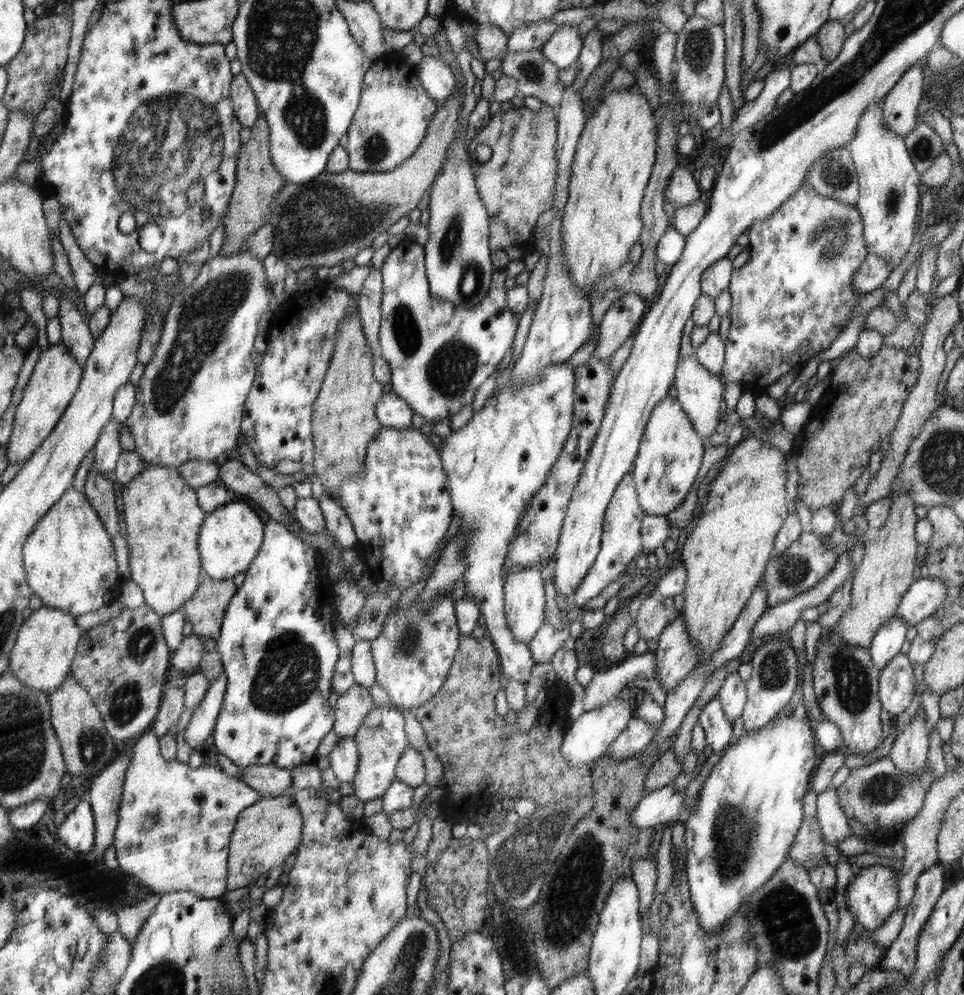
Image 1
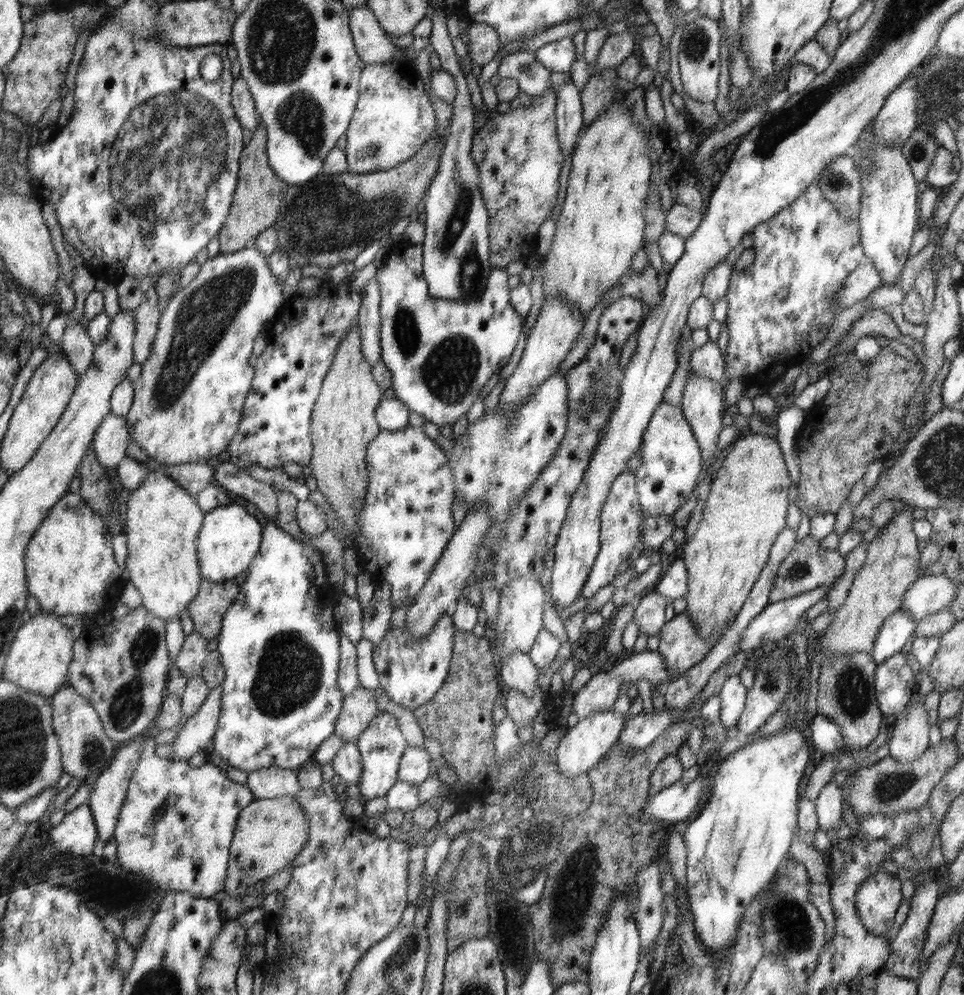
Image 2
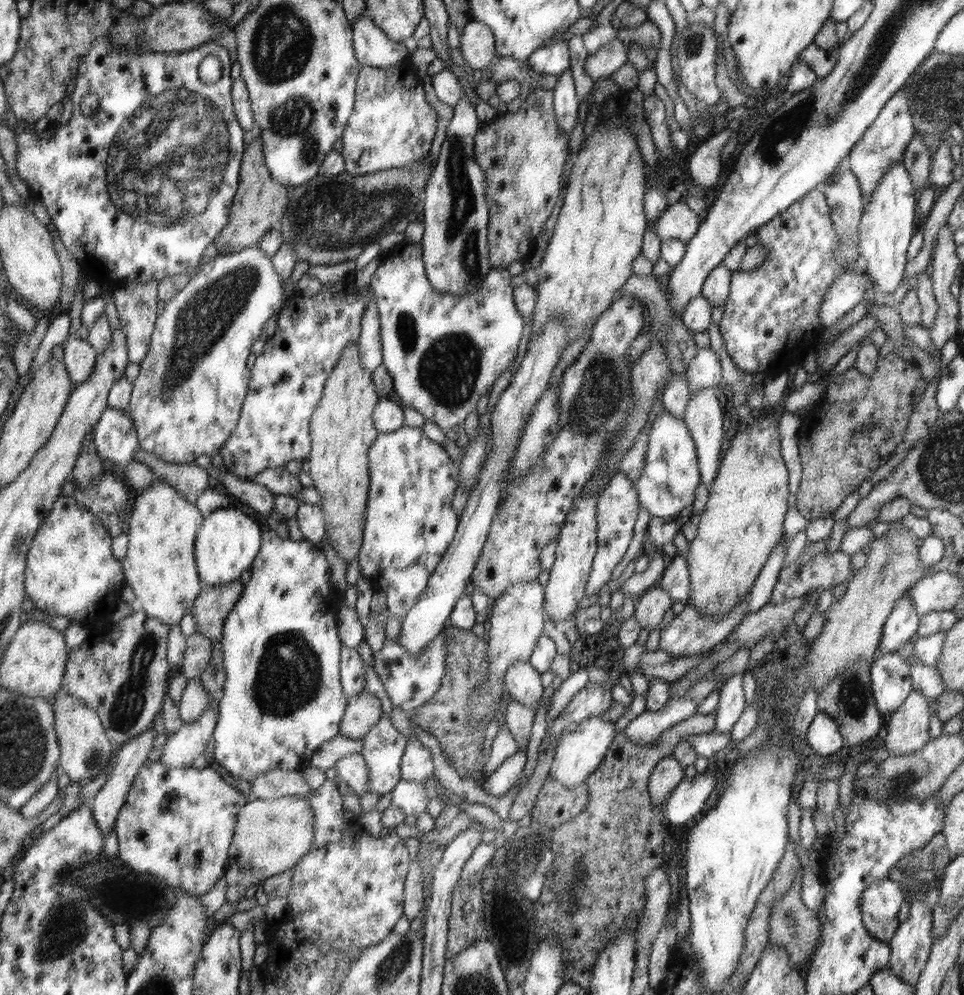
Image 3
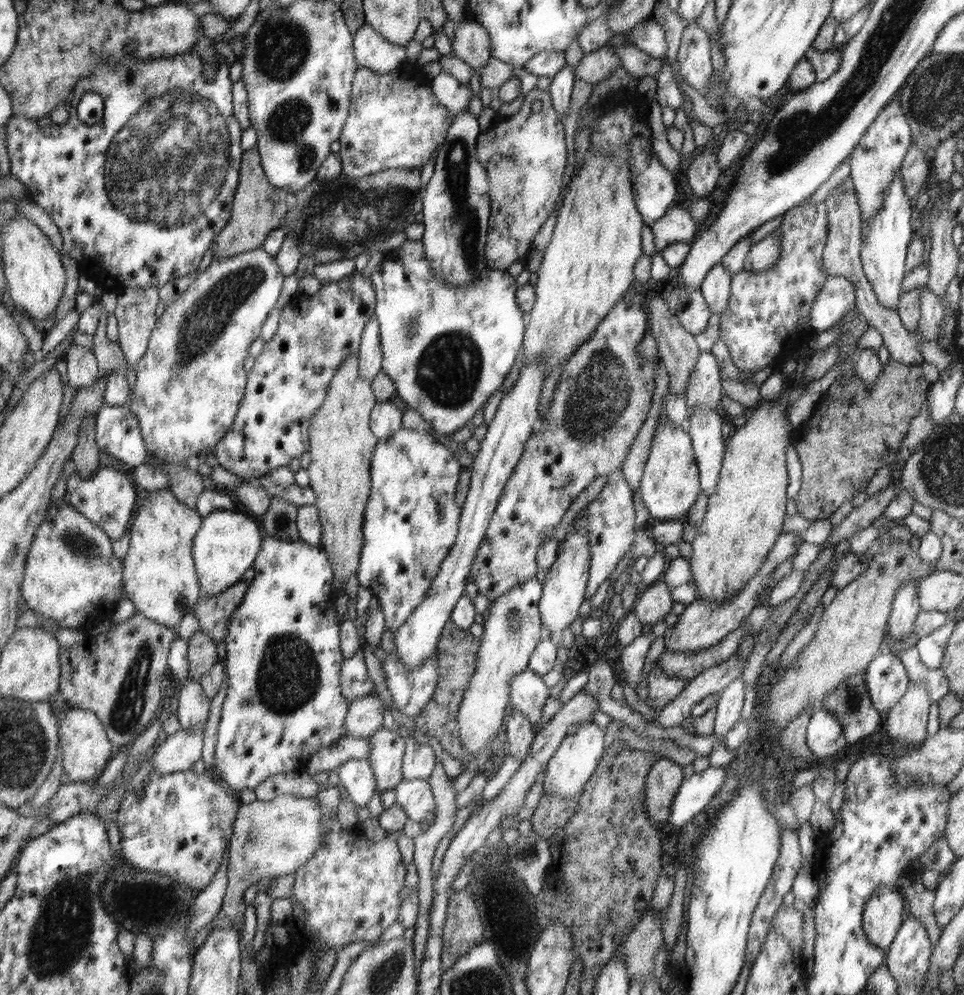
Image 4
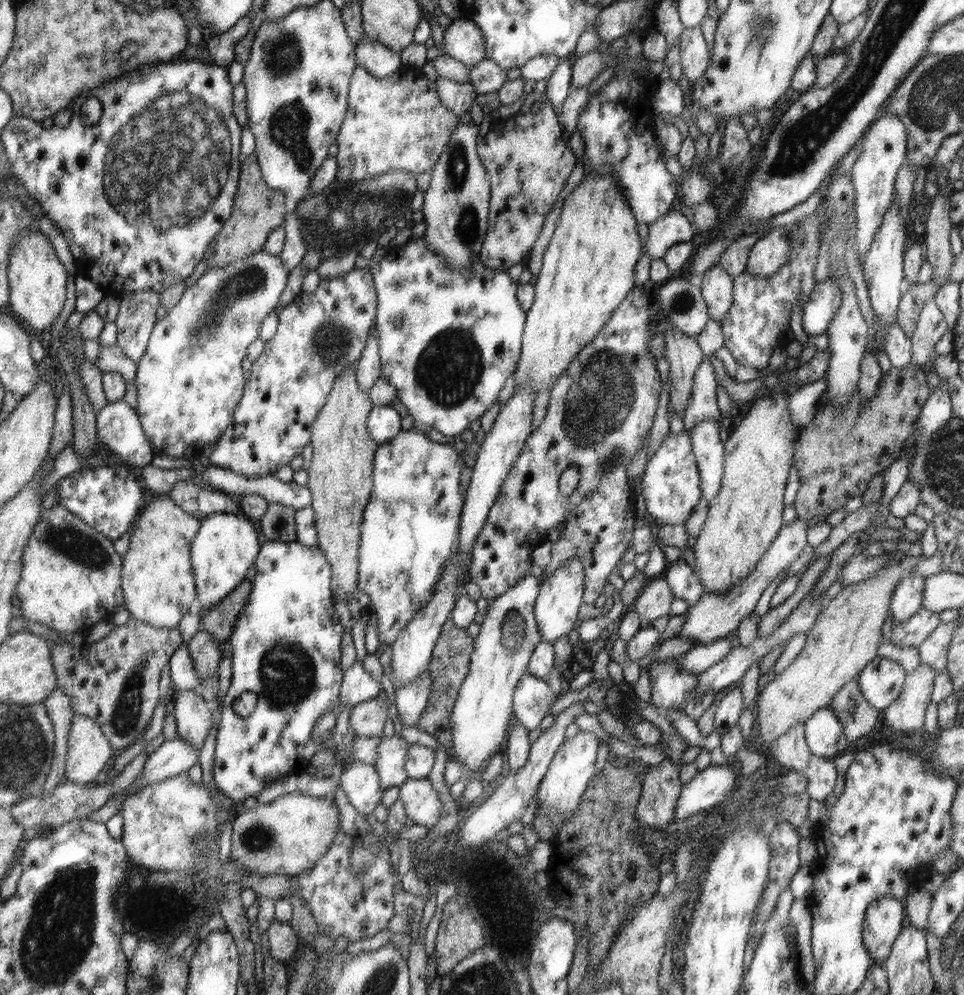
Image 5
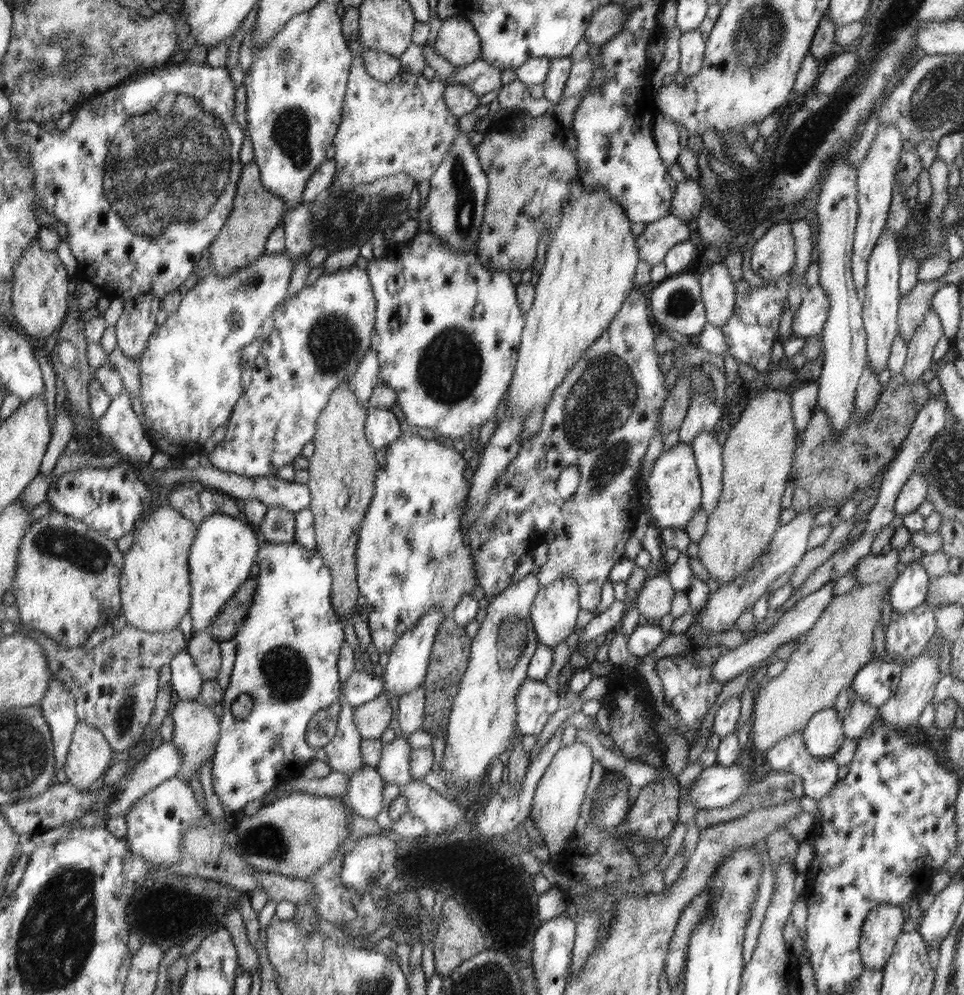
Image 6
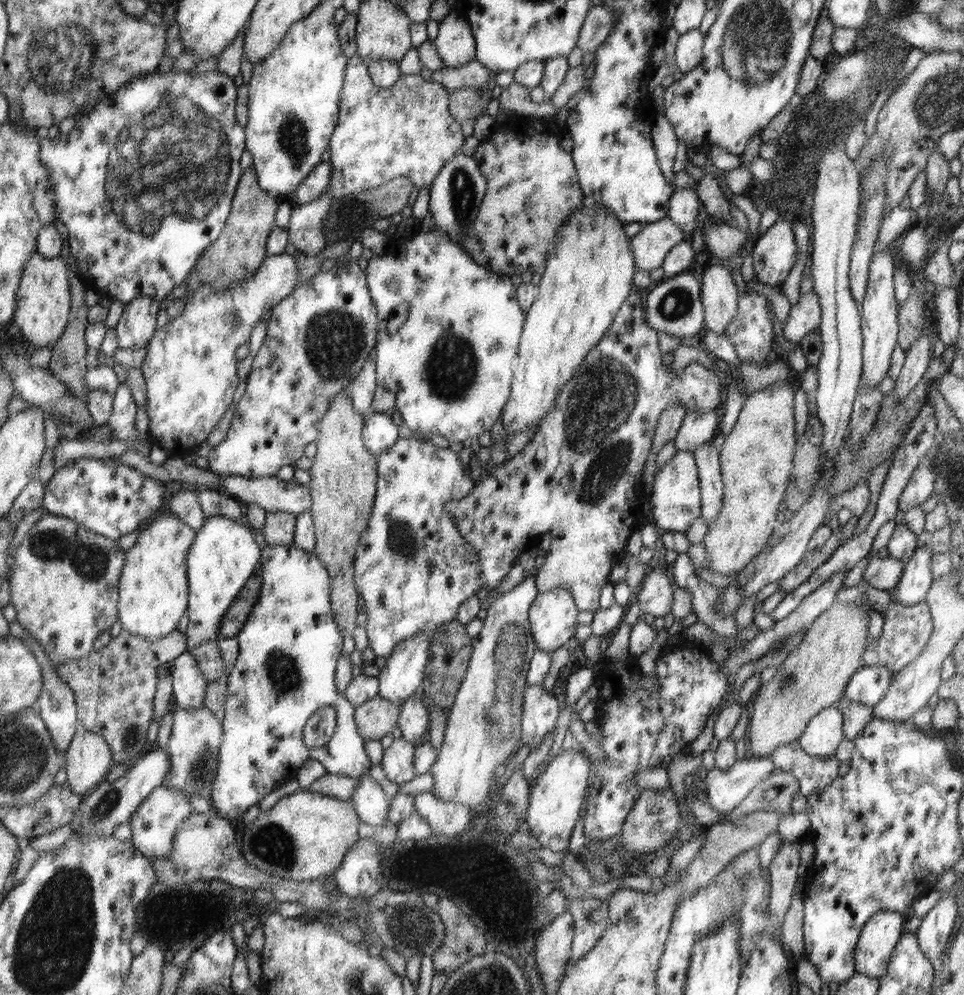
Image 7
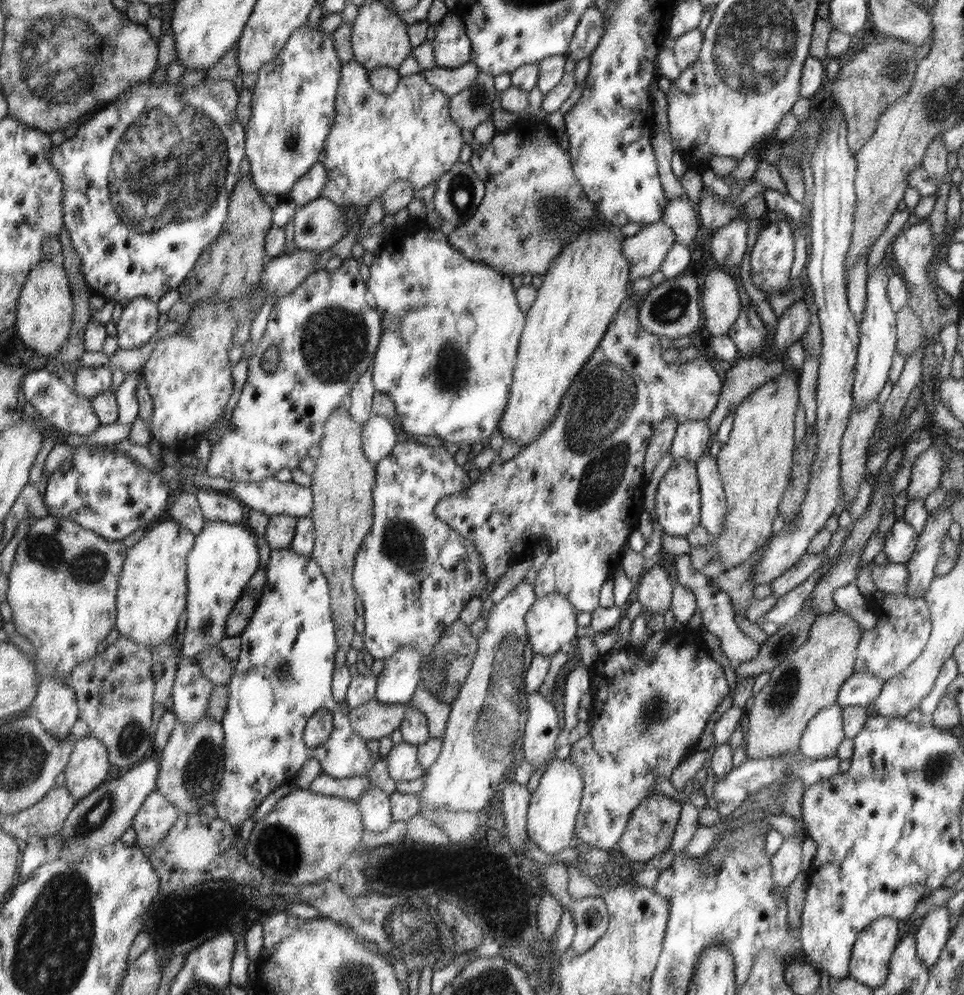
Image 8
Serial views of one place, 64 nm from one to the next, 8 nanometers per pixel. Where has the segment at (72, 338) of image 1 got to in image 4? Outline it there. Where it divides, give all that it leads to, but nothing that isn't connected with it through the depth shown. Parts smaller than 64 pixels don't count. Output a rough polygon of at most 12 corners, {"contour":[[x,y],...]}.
{"contour":[[72,343],[64,356],[72,389],[94,387],[102,372],[92,349]]}

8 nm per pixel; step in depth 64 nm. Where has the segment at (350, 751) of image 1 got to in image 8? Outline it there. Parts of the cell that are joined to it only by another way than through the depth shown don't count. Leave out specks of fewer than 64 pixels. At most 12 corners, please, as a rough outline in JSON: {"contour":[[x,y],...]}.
{"contour":[[370,785],[357,800],[366,830],[392,825],[389,795]]}

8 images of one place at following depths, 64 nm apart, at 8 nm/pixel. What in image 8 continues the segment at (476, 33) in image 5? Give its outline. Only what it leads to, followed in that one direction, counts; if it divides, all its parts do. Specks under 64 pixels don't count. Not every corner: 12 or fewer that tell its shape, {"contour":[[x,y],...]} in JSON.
{"contour":[[450,13],[436,26],[436,67],[470,61],[465,22]]}

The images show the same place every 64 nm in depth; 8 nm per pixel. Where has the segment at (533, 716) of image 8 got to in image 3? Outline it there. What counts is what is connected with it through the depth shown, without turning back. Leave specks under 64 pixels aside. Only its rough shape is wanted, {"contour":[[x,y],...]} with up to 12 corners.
{"contour":[[529,660],[510,668],[512,699],[537,712],[545,687]]}

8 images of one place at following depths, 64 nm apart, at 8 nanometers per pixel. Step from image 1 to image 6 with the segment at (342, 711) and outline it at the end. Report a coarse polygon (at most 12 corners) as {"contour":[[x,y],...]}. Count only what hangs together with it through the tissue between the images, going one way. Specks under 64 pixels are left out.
{"contour":[[383,692],[355,707],[354,724],[363,739],[380,739],[392,722]]}

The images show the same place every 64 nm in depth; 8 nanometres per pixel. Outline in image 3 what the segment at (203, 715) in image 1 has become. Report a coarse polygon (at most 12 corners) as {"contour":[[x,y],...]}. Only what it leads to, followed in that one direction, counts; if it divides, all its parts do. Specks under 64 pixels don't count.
{"contour":[[217,715],[205,716],[168,736],[160,761],[189,767],[213,737]]}

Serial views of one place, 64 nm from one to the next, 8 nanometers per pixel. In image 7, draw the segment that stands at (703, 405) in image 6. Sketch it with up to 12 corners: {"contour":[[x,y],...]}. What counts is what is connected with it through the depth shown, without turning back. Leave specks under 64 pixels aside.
{"contour":[[721,410],[689,412],[675,437],[693,454],[719,433]]}

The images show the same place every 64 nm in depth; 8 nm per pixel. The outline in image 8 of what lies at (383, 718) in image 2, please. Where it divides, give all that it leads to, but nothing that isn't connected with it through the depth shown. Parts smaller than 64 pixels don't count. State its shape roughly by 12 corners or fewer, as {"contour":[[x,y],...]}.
{"contour":[[394,743],[385,758],[395,781],[425,776],[416,745]]}

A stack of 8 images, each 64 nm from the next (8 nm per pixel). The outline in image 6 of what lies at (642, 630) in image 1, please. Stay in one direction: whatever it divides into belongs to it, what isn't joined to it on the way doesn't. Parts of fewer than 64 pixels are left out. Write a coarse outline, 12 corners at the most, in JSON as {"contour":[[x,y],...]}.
{"contour":[[651,573],[636,606],[653,622],[670,612],[668,576]]}

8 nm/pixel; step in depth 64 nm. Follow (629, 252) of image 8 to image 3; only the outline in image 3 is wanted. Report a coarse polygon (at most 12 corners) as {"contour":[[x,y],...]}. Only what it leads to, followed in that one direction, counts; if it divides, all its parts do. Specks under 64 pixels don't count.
{"contour":[[682,202],[656,220],[660,242],[688,242],[701,226],[700,215]]}

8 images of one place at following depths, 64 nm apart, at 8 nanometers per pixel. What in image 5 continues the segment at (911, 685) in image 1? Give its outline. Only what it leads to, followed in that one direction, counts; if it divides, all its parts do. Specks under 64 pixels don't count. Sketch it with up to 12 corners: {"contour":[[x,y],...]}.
{"contour":[[874,657],[857,679],[878,710],[895,702],[906,670]]}

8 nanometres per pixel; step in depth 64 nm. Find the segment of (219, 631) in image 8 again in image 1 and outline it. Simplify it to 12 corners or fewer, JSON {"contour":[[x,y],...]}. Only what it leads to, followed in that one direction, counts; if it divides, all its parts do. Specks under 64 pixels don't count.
{"contour":[[237,498],[207,512],[204,572],[248,570],[264,520]]}

